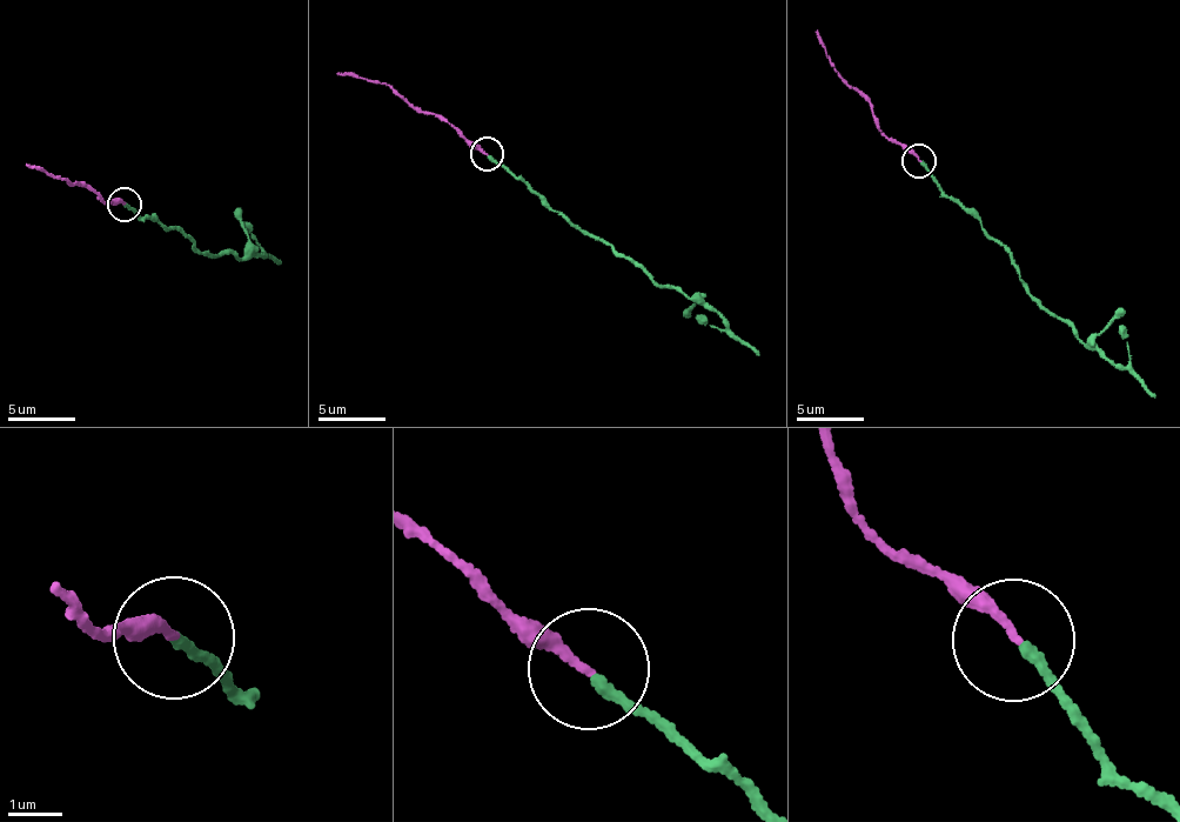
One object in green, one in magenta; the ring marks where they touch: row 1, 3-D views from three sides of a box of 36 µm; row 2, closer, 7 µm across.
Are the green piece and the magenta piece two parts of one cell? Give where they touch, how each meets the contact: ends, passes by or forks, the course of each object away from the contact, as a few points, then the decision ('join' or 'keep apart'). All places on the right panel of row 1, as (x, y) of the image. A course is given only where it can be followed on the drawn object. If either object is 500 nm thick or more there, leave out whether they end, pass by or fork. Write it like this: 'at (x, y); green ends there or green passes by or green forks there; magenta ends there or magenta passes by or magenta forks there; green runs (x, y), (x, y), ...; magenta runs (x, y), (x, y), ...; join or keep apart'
at (918, 160); green ends there; magenta ends there; green runs (922, 161), (932, 181), (1007, 252), (1034, 296), (1066, 320), (1090, 348), (1120, 367), (1130, 362), (1124, 325); magenta runs (918, 161), (877, 126), (869, 104), (836, 71), (817, 29); join

